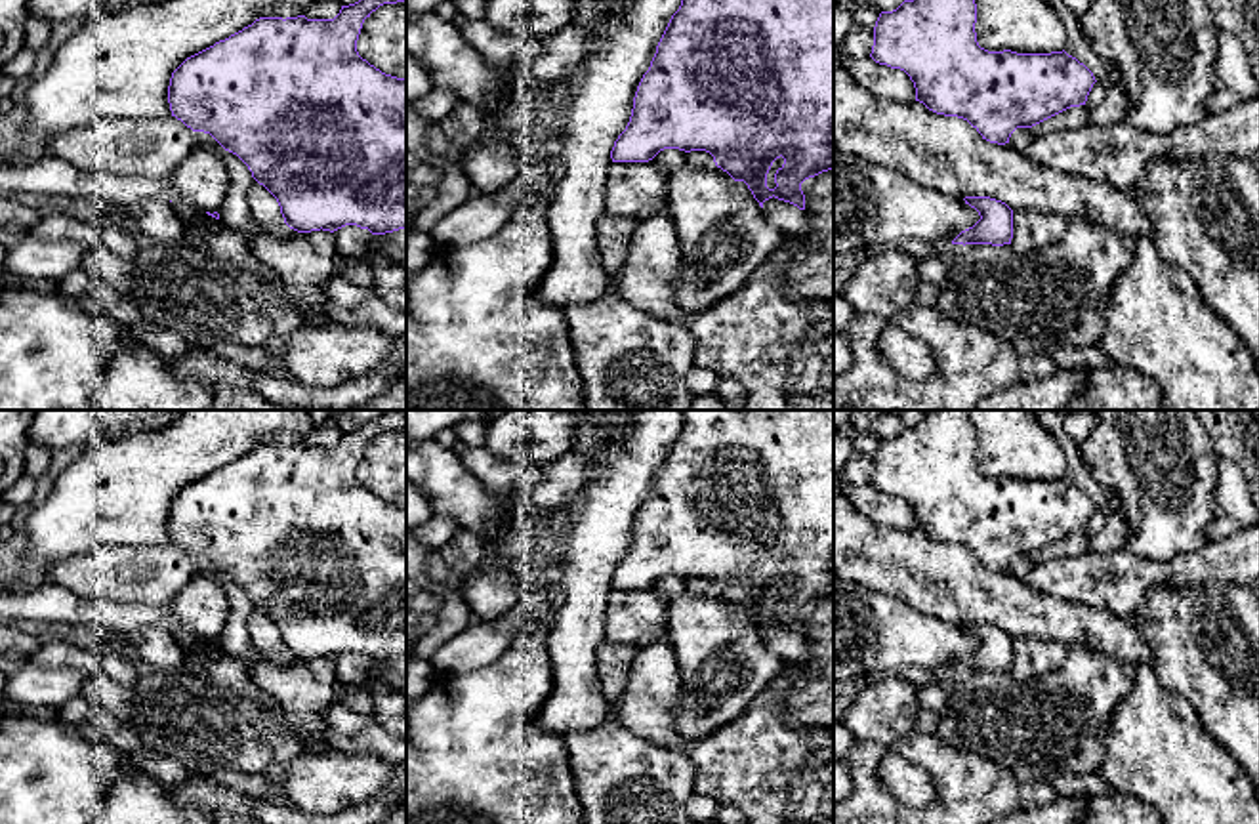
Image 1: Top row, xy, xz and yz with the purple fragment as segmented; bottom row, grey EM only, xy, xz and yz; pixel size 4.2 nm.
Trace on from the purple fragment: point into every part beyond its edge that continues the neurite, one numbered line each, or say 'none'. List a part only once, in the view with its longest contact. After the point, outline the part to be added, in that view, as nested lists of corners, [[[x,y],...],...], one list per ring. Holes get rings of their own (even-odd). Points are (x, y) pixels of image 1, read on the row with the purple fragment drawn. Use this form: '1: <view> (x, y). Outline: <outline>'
none

